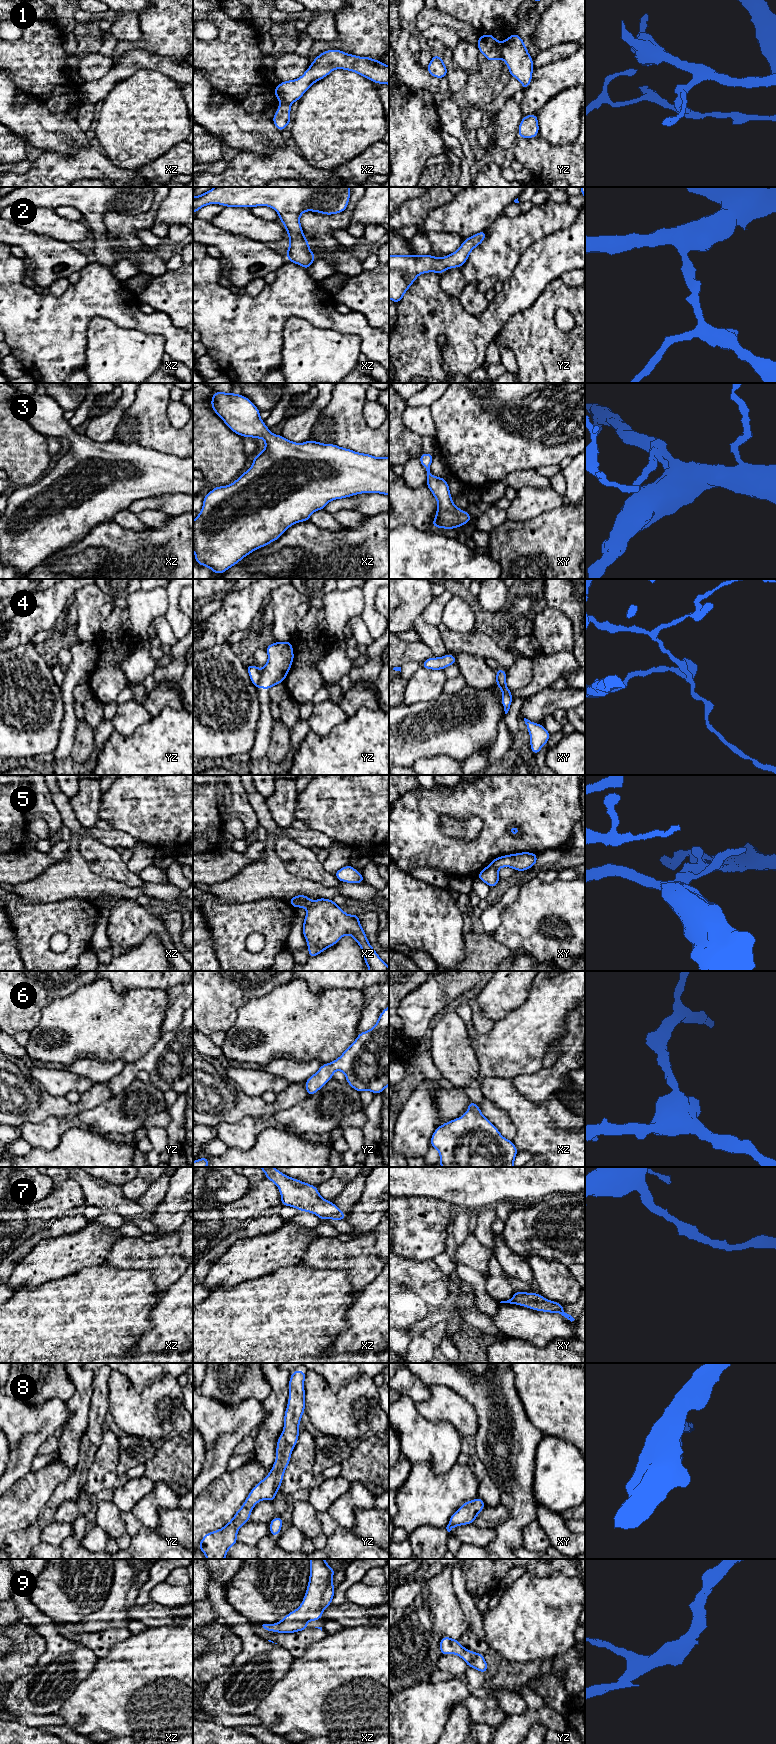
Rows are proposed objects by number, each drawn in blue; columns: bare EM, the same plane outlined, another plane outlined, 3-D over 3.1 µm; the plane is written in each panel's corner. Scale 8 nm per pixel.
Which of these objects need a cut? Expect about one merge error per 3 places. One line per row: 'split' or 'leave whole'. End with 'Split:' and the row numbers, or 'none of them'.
1: split
2: leave whole
3: leave whole
4: split
5: split
6: leave whole
7: leave whole
8: leave whole
9: leave whole
Split: 1, 4, 5

